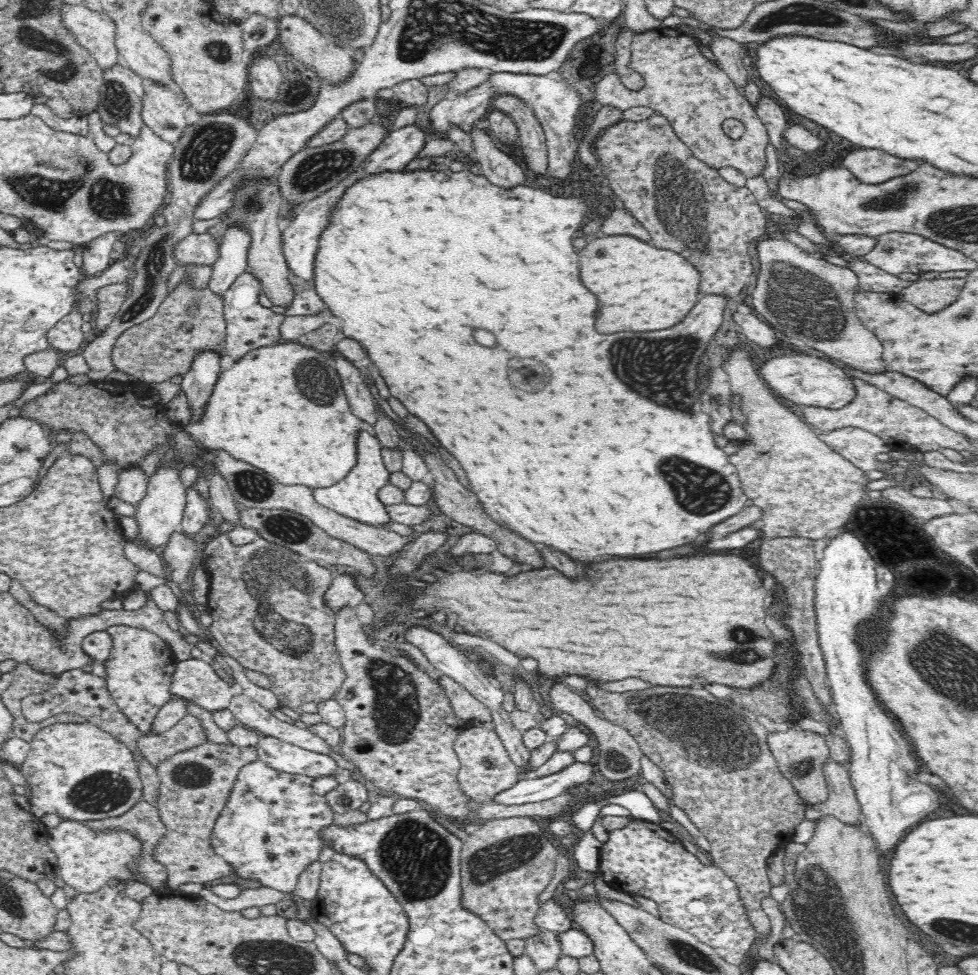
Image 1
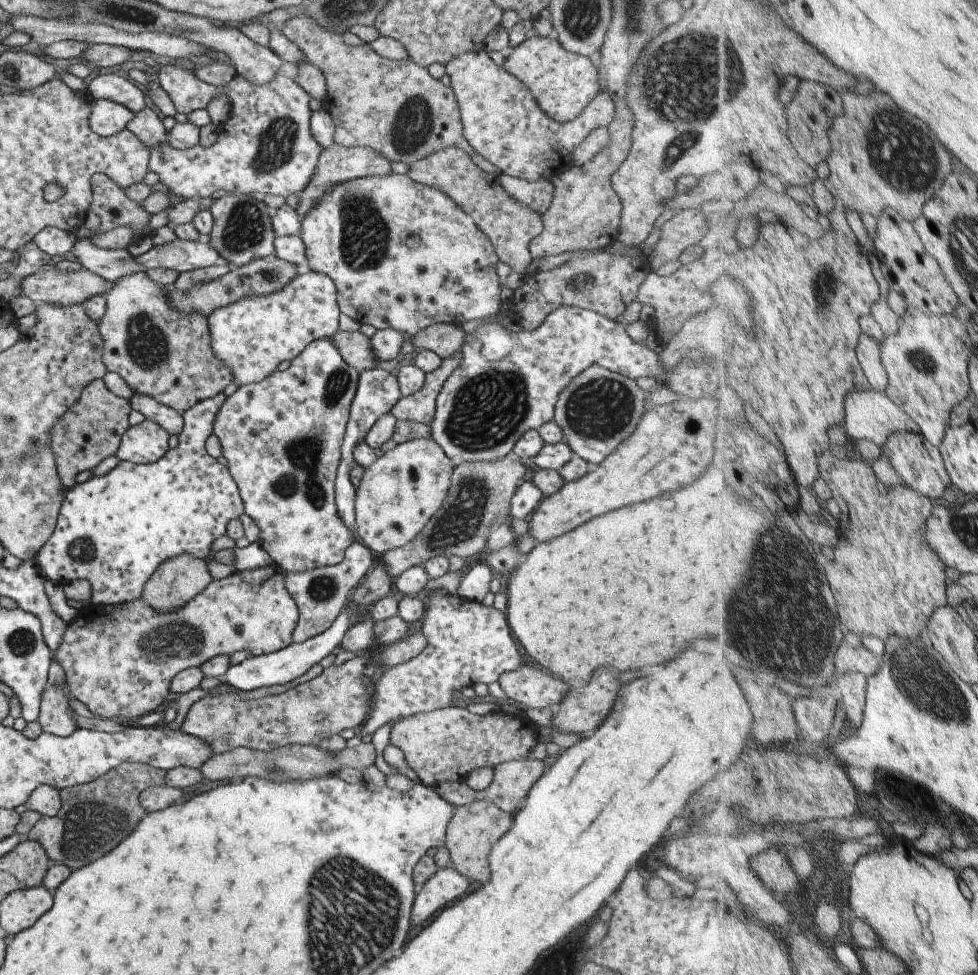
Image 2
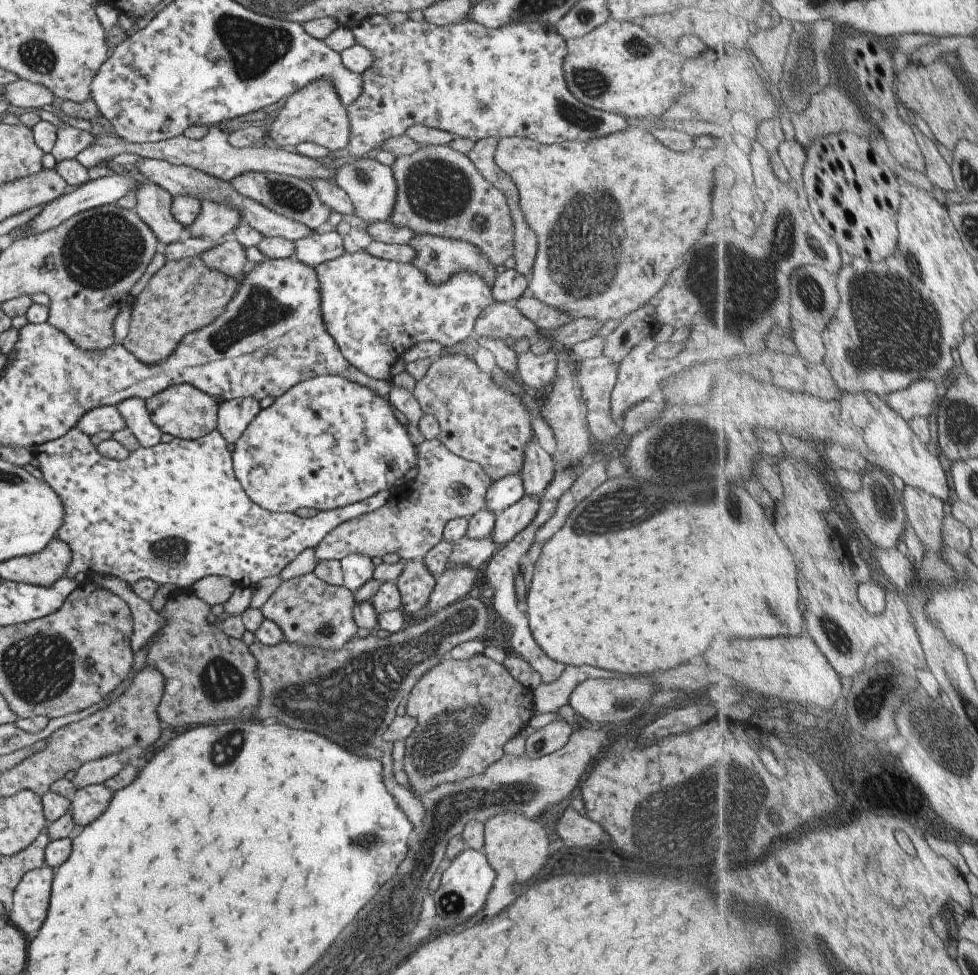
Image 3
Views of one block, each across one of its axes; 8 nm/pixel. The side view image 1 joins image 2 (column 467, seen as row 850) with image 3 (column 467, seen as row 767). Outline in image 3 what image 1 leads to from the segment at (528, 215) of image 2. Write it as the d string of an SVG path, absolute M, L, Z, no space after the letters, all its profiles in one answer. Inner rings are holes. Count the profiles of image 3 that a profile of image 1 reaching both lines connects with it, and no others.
M421 146L409 155L395 157L390 166L395 179L395 201L389 214L389 222L395 226L409 228L414 233L443 236L463 240L473 244L491 264L503 265L507 258L513 256L513 220L503 192L493 188L471 164L466 155L445 146Z

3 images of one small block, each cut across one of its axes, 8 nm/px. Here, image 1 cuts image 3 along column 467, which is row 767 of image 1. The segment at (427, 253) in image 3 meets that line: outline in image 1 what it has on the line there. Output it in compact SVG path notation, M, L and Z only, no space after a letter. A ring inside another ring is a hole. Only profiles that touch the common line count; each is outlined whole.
M260 759L240 769L228 802L218 816L211 840L216 852L232 865L234 875L257 878L265 886L285 893L293 890L306 866L318 861L318 854L325 847L319 832L328 824L332 824L334 812L325 795L316 794L312 781L313 778L306 775L280 772Z

